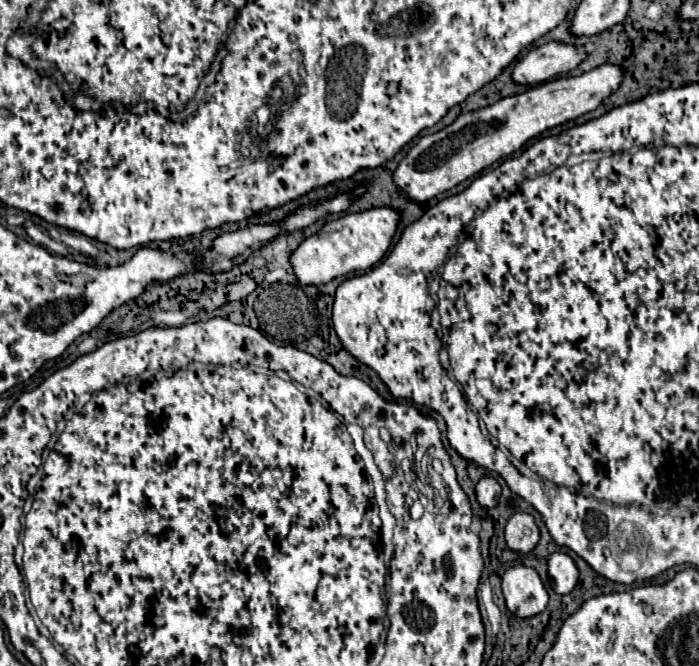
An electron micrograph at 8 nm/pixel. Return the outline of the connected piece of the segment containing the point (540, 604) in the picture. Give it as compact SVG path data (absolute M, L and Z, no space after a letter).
M510 566L502 576L502 592L508 610L520 618L530 618L548 604L548 592L530 566Z

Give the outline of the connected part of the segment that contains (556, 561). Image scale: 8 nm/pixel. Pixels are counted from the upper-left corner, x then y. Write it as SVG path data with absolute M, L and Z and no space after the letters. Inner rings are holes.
M554 552L548 558L548 574L554 592L568 594L578 582L578 568L566 552Z

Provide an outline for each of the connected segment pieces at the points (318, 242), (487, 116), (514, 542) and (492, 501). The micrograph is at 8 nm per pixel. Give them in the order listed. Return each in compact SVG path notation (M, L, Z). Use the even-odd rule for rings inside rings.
M390 206L370 208L358 214L346 214L338 220L326 222L322 230L306 238L290 256L294 274L300 284L326 284L336 276L372 268L390 248L400 222L400 212Z
M604 64L580 76L568 76L544 82L518 96L502 98L500 102L482 110L466 112L456 118L454 124L444 130L420 138L416 146L402 158L394 172L394 182L402 188L408 198L426 202L466 178L472 178L480 170L492 166L504 156L520 150L526 142L534 140L548 128L576 120L578 116L596 110L604 98L608 98L622 82L622 68Z
M516 512L506 524L506 544L516 552L530 552L540 540L540 530L534 518L526 512Z
M492 476L480 478L480 482L476 484L476 498L484 508L494 508L500 498L500 484L496 482L496 478Z

